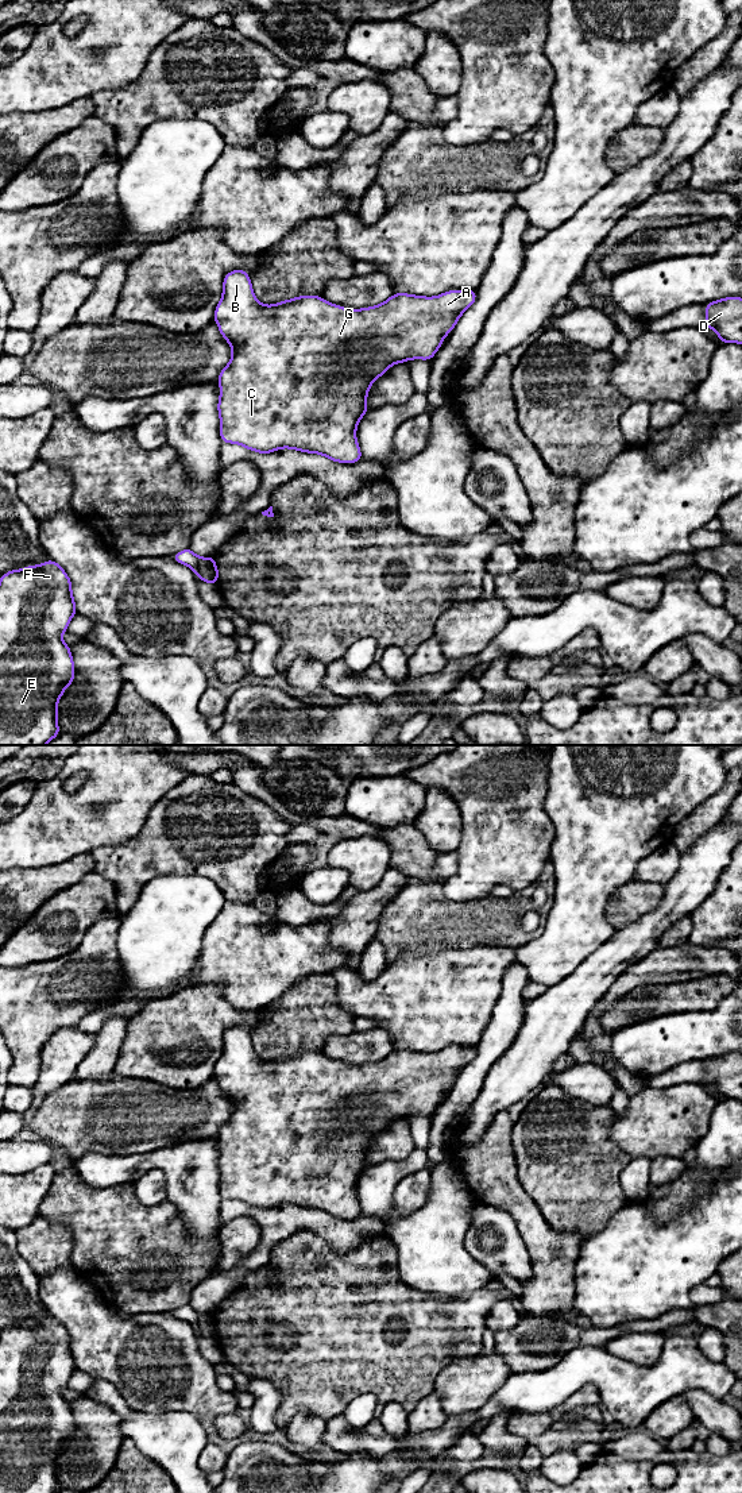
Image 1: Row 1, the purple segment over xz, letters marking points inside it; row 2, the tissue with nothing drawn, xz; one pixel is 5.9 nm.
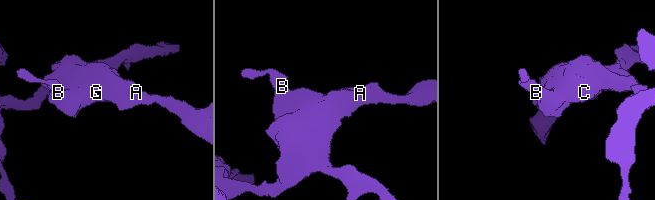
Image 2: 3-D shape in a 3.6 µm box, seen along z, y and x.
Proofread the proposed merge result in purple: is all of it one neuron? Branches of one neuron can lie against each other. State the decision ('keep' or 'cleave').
cleave

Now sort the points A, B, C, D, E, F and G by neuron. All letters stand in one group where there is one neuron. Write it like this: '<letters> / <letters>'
A B C D G / E F

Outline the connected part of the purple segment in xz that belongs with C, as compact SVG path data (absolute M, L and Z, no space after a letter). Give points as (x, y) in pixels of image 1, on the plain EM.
M236 1025L223 1035L223 1052L213 1077L232 1104L229 1119L219 1130L220 1195L259 1210L281 1204L320 1210L333 1218L356 1219L362 1212L356 1183L370 1166L367 1150L375 1135L393 1120L410 1115L430 1116L461 1070L476 1057L476 1046L448 1046L424 1053L395 1049L380 1061L347 1065L320 1052L298 1052L274 1061L263 1061L254 1050L250 1031Z

